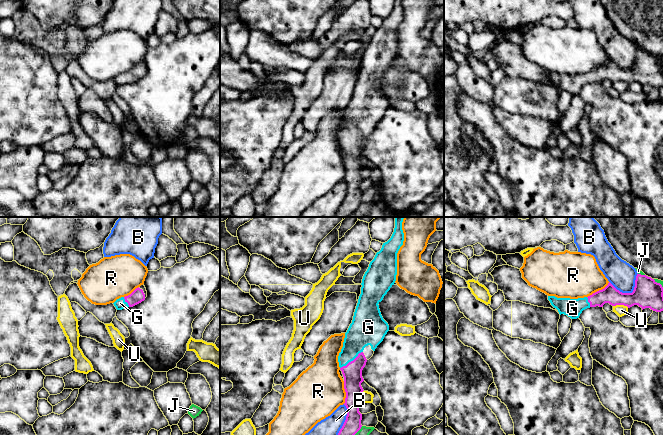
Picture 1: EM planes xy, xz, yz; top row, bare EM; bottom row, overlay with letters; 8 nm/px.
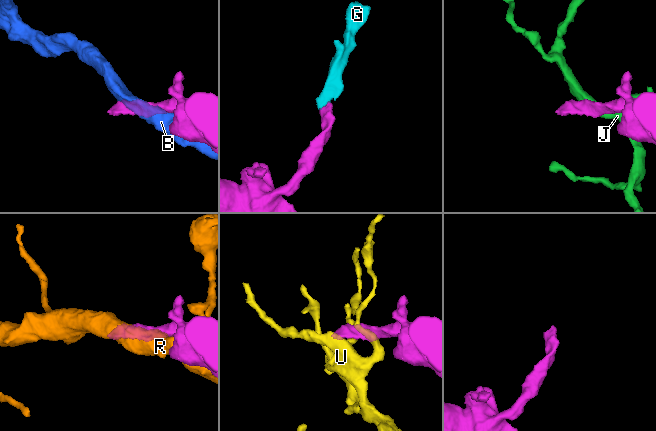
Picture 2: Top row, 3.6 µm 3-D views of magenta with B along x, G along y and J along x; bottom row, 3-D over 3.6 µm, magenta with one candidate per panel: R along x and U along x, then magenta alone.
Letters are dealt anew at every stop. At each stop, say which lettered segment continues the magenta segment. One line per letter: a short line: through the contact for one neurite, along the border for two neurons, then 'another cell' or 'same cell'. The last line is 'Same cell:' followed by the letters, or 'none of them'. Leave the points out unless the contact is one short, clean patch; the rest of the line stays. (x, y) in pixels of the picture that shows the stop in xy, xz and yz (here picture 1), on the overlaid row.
B: another cell
G: line xz (352, 372), (351, 361), (354, 342), (362, 332); same cell
J: another cell
R: another cell
U: line yz (613, 305), (626, 305), (628, 307); another cell
Same cell: G

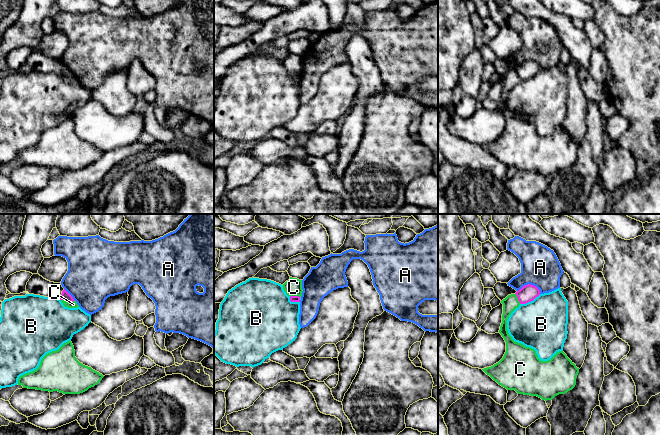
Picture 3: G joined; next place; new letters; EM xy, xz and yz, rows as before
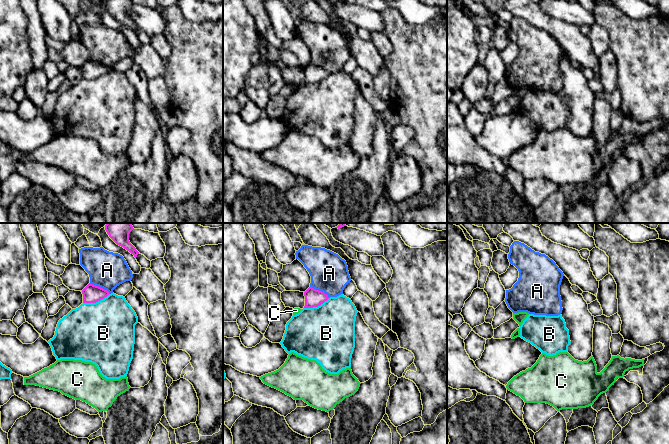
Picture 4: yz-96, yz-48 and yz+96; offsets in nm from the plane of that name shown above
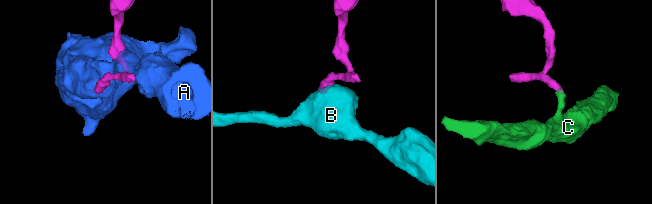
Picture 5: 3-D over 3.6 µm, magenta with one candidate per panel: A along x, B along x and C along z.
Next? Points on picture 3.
A: another cell
B: line yz (540, 294), (532, 300), (520, 304); another cell
C: another cell
Same cell: none of them

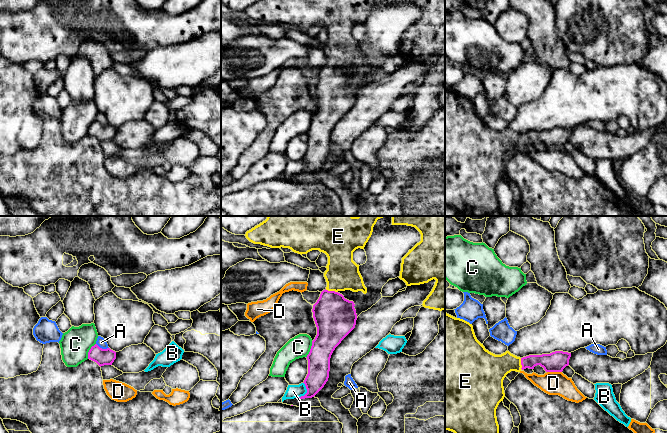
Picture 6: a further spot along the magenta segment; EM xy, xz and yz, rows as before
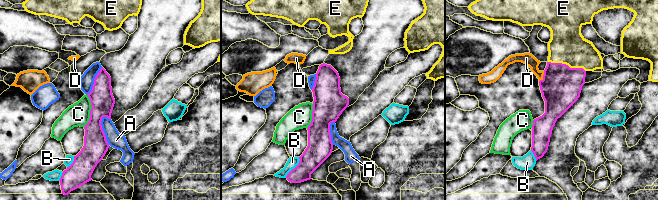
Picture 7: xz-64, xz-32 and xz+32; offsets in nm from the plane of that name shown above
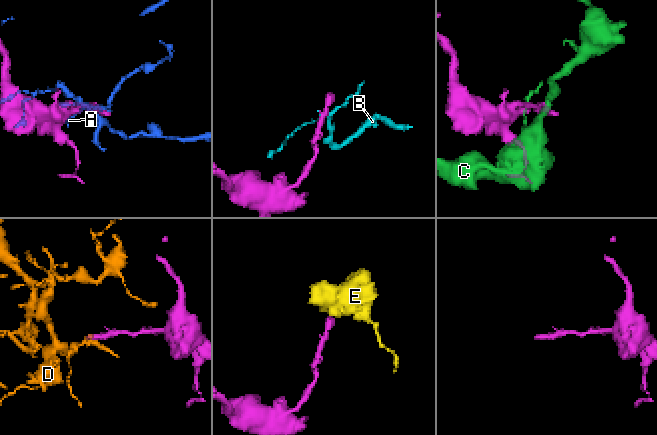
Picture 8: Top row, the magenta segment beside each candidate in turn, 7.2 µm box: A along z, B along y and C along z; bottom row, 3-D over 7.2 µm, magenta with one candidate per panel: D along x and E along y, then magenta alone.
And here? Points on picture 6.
A: another cell
B: another cell
C: another cell
D: line yz (547, 371), (561, 372); another cell
E: line xz (335, 317), (331, 310), (331, 291), (342, 273); same cell
Same cell: E

